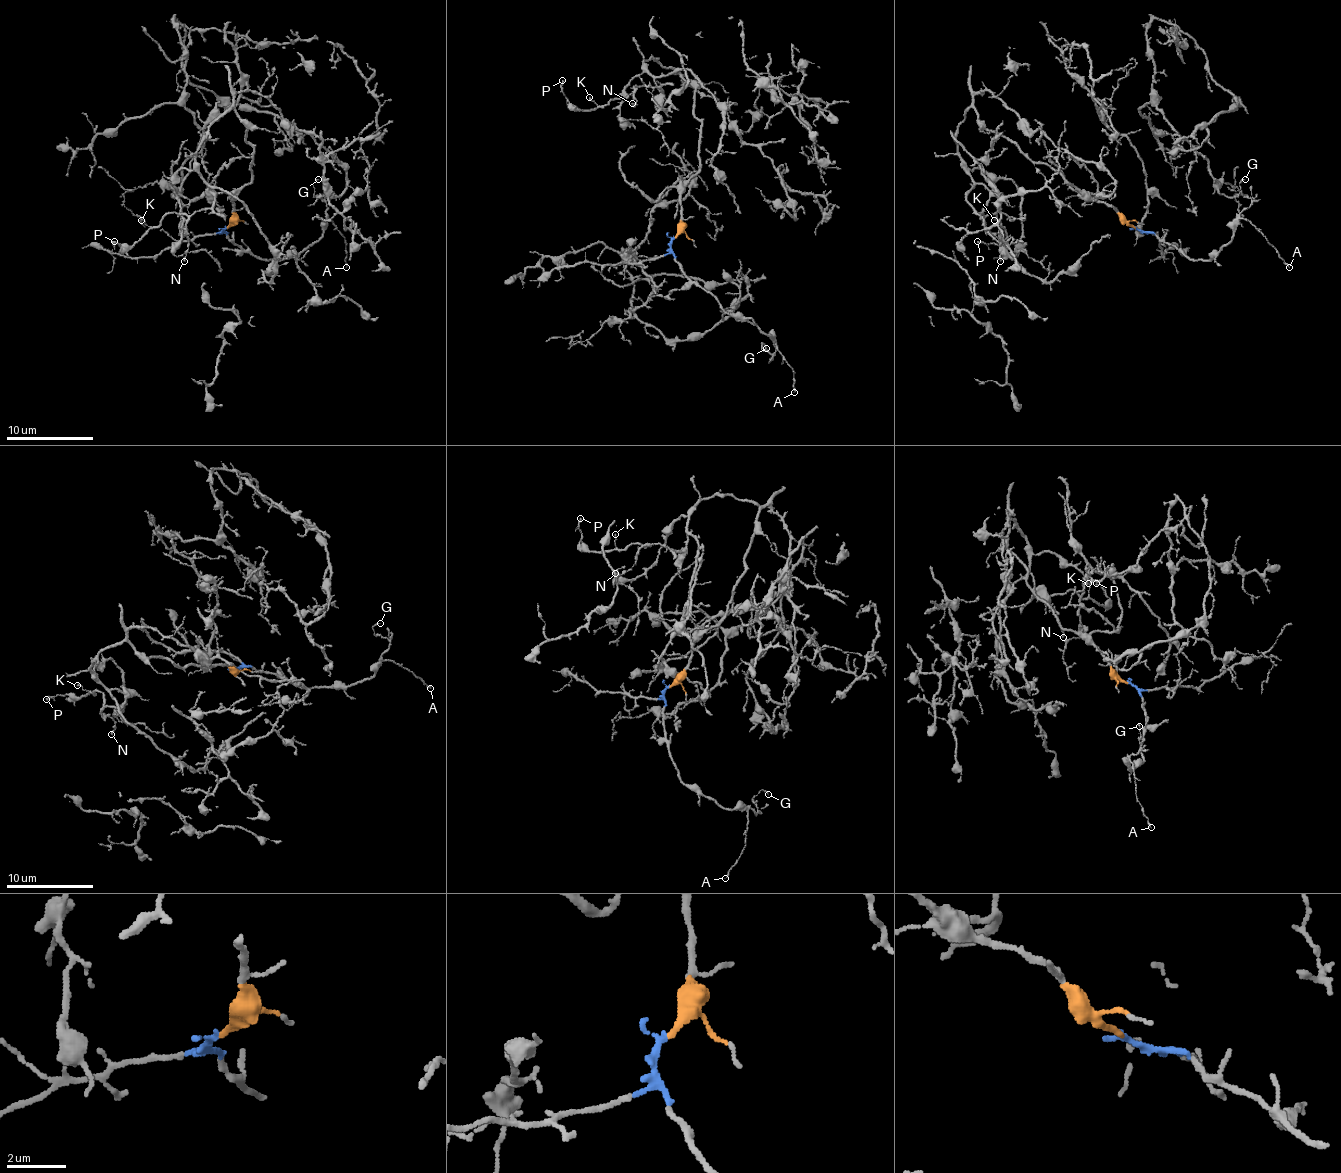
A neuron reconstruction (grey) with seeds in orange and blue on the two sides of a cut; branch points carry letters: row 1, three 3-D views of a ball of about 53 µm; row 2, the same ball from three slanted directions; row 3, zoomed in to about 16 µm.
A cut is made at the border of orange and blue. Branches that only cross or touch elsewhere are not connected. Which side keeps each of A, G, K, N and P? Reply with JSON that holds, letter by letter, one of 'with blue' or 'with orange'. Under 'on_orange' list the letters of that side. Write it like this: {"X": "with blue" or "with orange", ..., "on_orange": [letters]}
{"A": "with blue", "G": "with blue", "K": "with orange", "N": "with orange", "P": "with orange", "on_orange": ["K", "N", "P"]}

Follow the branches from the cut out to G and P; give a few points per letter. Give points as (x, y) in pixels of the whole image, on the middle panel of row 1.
G: (674, 237), (671, 253), (678, 266), (728, 313), (756, 324), (771, 337), (773, 355), (767, 348)
P: (676, 237), (680, 190), (700, 170), (693, 87), (647, 59), (663, 92), (639, 85), (580, 109), (563, 81)

